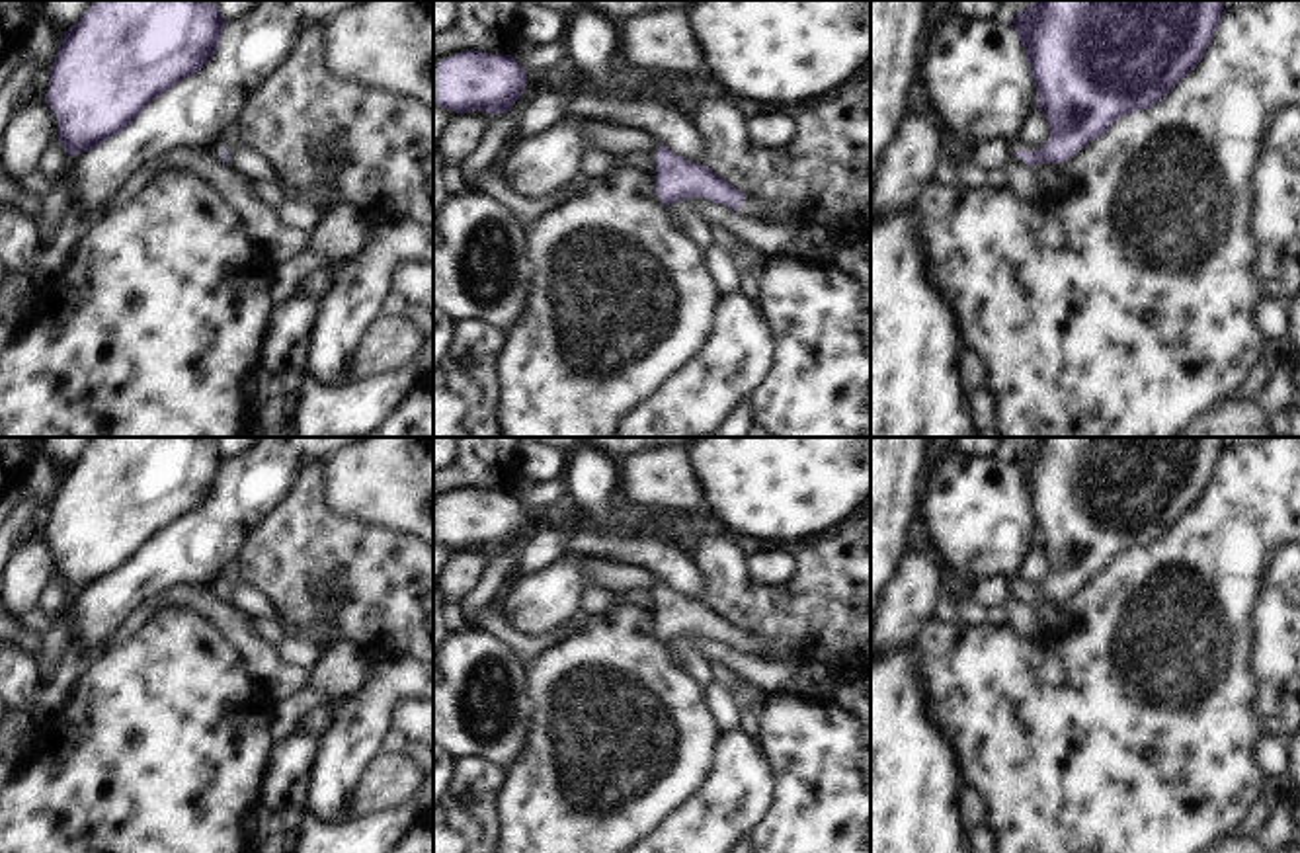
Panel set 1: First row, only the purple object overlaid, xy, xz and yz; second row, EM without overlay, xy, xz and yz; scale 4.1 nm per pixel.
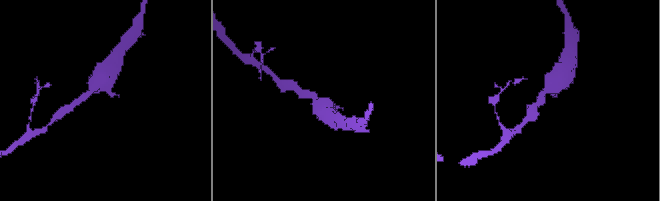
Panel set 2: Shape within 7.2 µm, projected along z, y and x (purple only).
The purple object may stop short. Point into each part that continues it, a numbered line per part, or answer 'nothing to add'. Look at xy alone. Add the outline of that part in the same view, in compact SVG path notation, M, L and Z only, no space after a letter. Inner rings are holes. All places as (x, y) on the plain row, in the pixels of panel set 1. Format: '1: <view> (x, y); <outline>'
nothing to add

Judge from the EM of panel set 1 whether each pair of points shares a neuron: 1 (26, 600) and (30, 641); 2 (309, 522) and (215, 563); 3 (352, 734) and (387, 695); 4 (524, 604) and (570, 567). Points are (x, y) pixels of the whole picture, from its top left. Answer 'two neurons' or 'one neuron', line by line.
1: two neurons
2: two neurons
3: one neuron
4: one neuron

